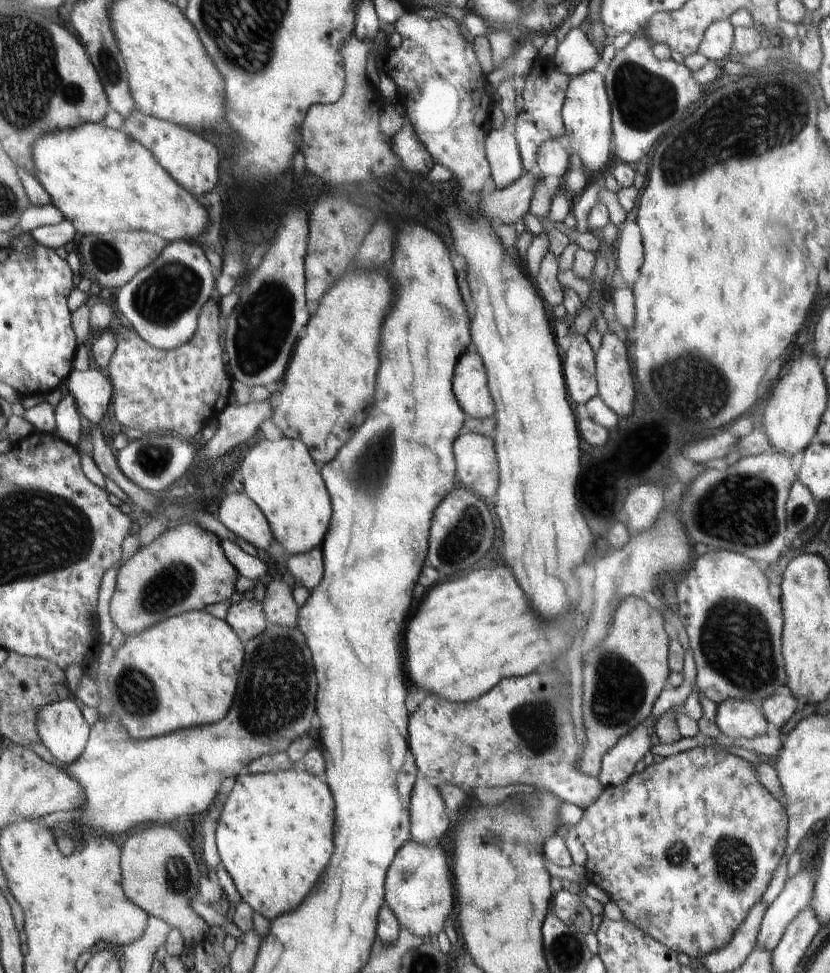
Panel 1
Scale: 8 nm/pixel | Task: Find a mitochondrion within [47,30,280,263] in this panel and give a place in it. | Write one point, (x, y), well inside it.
(111, 70)

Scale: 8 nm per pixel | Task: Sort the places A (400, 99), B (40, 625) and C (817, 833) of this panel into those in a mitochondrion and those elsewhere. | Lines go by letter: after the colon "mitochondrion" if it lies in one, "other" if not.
A: other
B: other
C: other

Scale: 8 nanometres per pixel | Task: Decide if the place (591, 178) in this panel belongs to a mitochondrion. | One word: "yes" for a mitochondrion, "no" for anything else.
no

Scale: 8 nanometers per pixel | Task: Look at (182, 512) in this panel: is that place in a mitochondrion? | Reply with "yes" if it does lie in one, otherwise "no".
no

